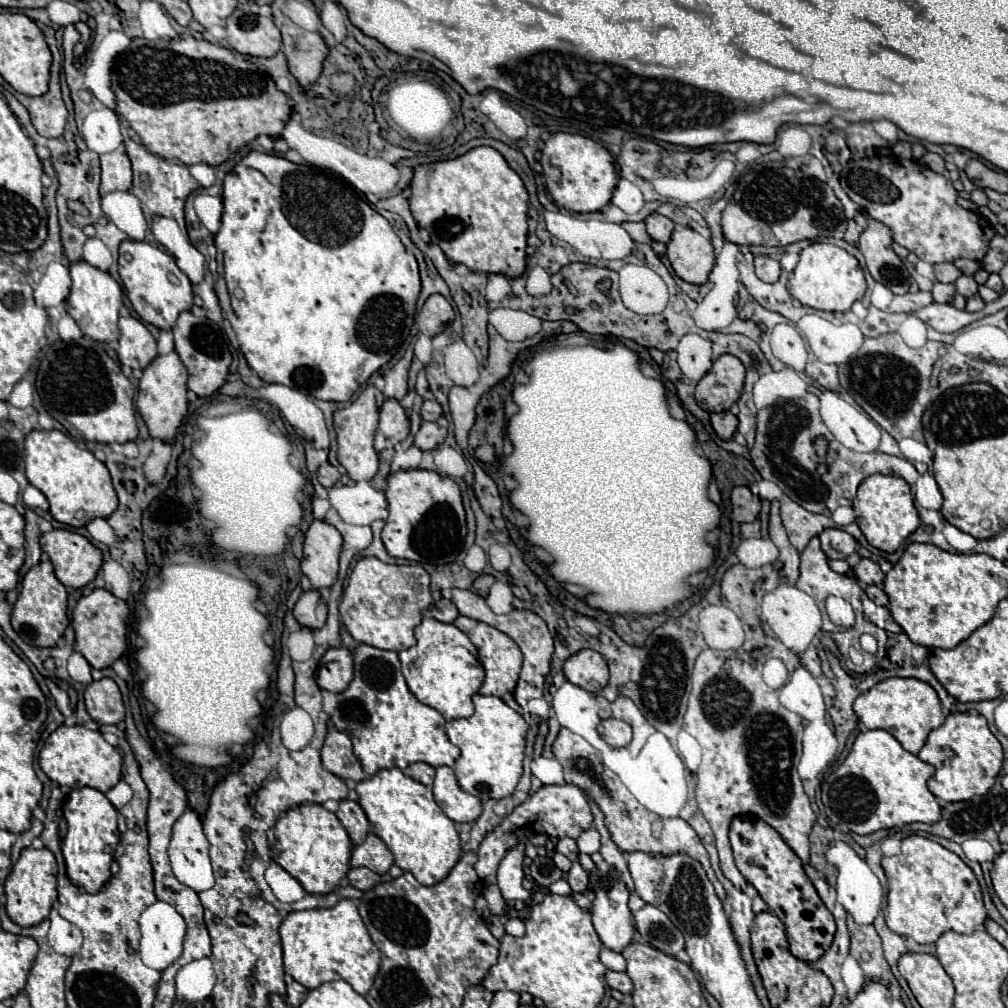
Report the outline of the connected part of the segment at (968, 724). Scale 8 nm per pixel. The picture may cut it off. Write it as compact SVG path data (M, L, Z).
M951 713L945 723L933 729L927 737L927 743L917 755L921 761L935 767L933 777L929 779L929 791L947 801L969 801L975 795L985 795L1001 771L1003 749L1001 743L987 727L987 719L979 713Z

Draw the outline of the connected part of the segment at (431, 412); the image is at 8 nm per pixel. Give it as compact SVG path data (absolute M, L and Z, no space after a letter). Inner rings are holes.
M435 399L423 403L423 407L421 407L423 421L437 421L441 415L443 415L443 409L441 409L441 405Z

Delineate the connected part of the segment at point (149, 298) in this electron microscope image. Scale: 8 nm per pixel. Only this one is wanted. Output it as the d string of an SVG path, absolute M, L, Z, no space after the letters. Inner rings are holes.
M123 241L119 247L119 275L127 289L127 297L135 309L135 313L145 321L155 325L157 329L171 329L181 311L193 309L193 285L187 275L177 267L175 259L161 251L159 247L151 247L143 241ZM131 255L131 261L125 259Z

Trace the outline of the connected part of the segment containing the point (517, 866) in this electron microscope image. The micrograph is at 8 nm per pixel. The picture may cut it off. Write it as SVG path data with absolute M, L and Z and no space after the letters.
M517 843L515 847L511 847L507 851L507 855L503 857L499 871L497 871L497 885L505 897L507 903L521 899L527 901L531 897L531 893L527 889L523 889L521 881L523 881L523 857L525 857L525 843Z

